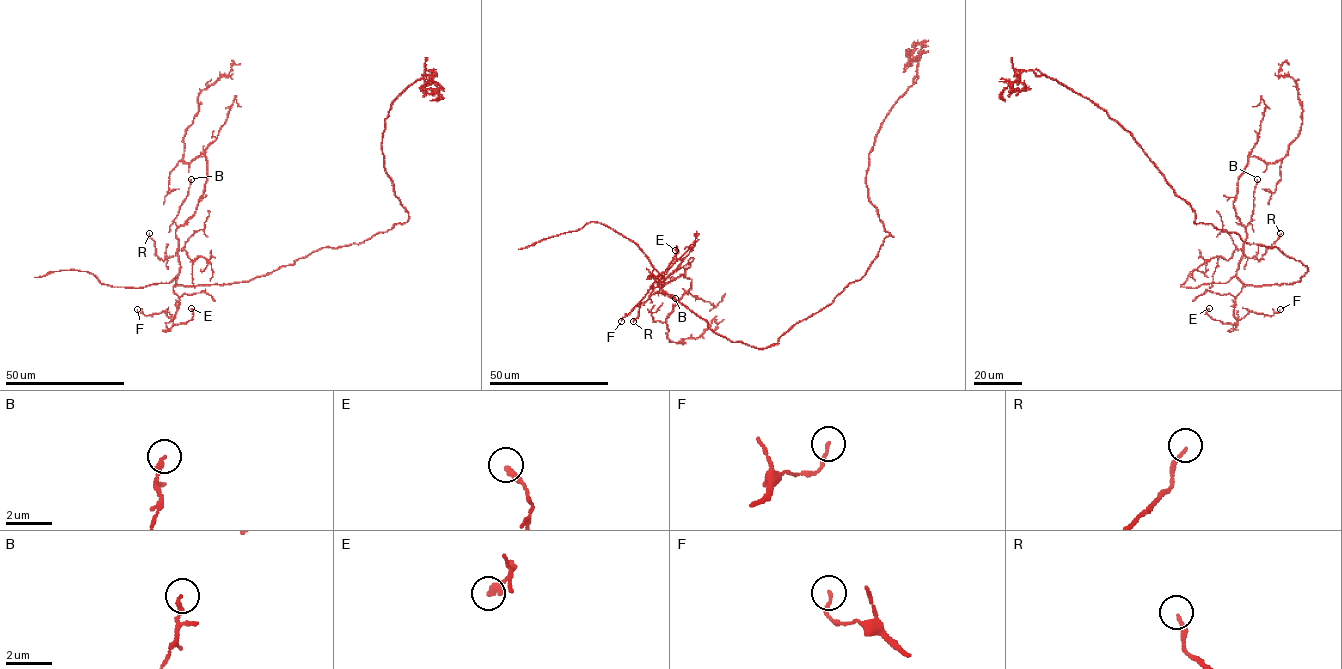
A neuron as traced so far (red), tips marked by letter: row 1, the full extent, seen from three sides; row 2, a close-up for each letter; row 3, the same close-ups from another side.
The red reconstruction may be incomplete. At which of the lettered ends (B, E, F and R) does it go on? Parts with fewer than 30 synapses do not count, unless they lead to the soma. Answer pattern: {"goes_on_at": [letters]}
{"goes_on_at": []}

